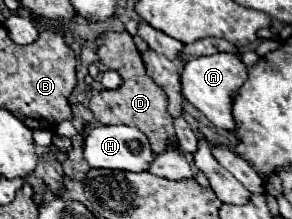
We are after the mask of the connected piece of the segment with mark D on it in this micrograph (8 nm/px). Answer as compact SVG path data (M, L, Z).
M111 32L111 34L103 34L99 40L99 56L101 62L107 68L117 70L125 84L115 88L115 90L103 90L97 96L91 98L91 112L95 116L97 122L101 124L127 124L127 126L135 126L139 128L151 142L151 150L155 154L165 152L165 144L169 140L175 140L175 132L173 132L173 118L167 114L167 94L163 92L163 88L159 88L147 74L139 56L137 46L133 44L133 38L127 32Z

